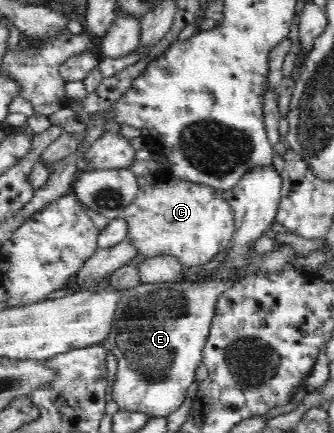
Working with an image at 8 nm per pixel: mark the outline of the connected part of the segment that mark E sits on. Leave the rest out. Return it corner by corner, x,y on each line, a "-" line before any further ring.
269,164
268,166
263,166
256,169
250,169
247,173
243,174
243,177
238,181
238,184
234,186
234,188
230,188
230,190
222,191
222,195
230,207
232,207
232,214
234,215
234,234
232,234
232,238
230,238
229,252
226,254
226,258
224,260
224,264
215,268
211,275
204,280
204,282
189,282
188,279
182,279
182,282
160,282
155,284
140,284
139,286
133,287
132,289
128,289
123,292
120,298
118,298
118,302
116,302
116,312
113,315
112,326
109,330
108,338
104,341
104,346
111,351
111,354
115,356
117,359
117,373
115,374
116,378
113,382
113,400
117,403
119,410
133,410
140,411
144,414
151,415
152,417
168,417
174,410
178,410
180,408
180,404
186,400
186,392
188,392
188,388
192,386
192,382
194,382
194,372
196,372
196,368
200,362
203,362
203,348
207,343
210,329
212,326
213,318
215,317
215,304
218,302
219,297
222,294
226,293
230,288
233,288
238,284
239,280
244,278
245,270
251,265
252,257
256,256
256,252
252,251
252,244
258,240
261,236
264,236
264,232
270,229
279,229
277,226
277,210
281,201
281,184
282,177
280,173
276,171
274,165

